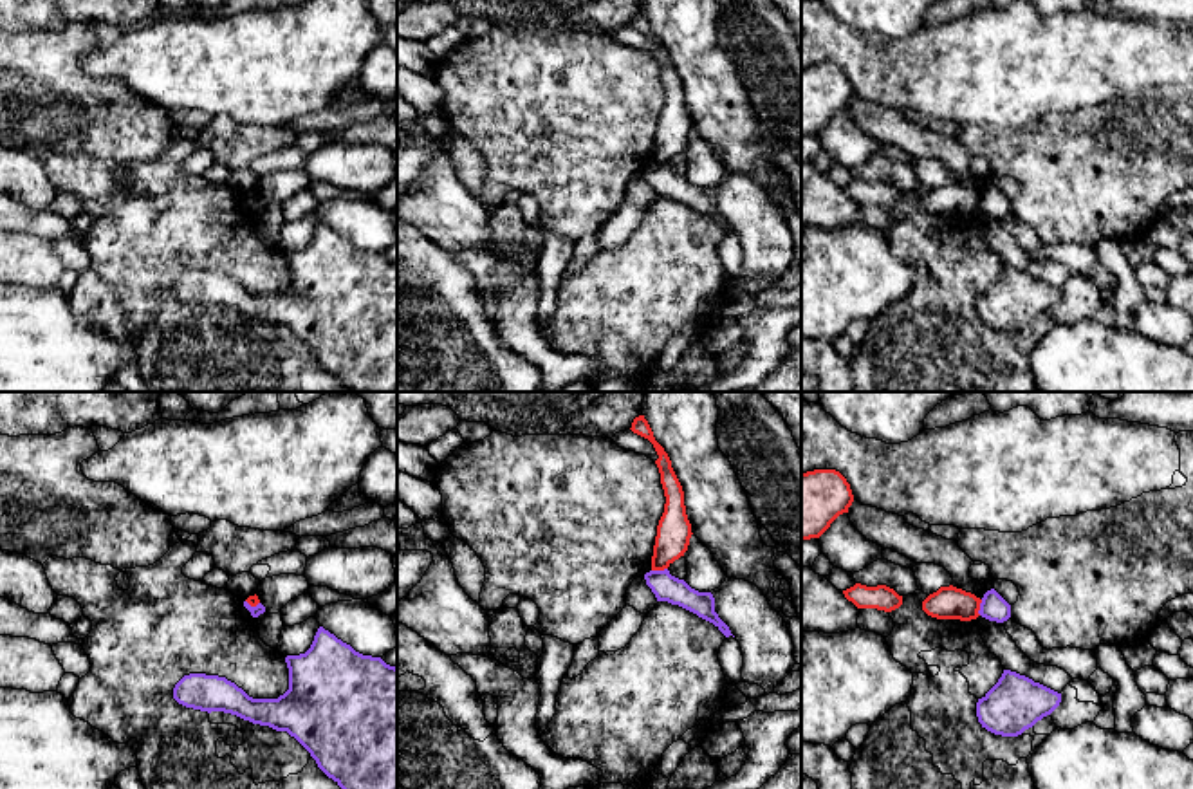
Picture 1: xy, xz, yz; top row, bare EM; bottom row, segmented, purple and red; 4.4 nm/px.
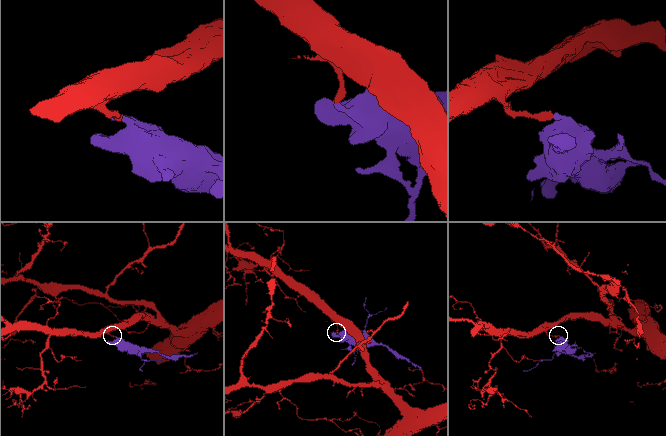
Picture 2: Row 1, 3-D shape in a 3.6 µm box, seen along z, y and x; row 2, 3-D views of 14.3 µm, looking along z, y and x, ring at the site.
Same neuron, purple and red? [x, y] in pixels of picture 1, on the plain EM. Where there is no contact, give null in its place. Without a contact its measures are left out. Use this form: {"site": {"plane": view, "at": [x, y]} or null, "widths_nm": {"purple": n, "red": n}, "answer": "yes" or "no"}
{"site": {"plane": "xz", "at": [659, 167]}, "widths_nm": {"purple": 120, "red": 160}, "answer": "no"}

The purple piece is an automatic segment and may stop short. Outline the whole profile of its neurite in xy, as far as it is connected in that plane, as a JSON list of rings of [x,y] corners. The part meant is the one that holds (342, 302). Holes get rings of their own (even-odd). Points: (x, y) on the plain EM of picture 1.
[[[323,222],[305,249],[287,251],[285,258],[289,285],[278,294],[253,294],[226,273],[206,269],[184,271],[173,294],[186,303],[224,307],[287,327],[350,392],[397,392],[397,264],[356,247]]]

